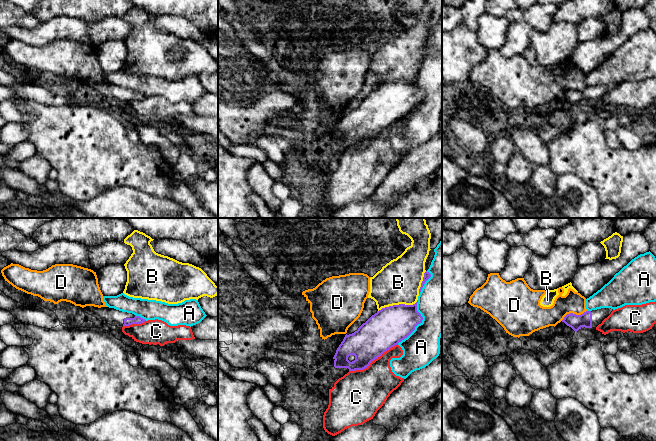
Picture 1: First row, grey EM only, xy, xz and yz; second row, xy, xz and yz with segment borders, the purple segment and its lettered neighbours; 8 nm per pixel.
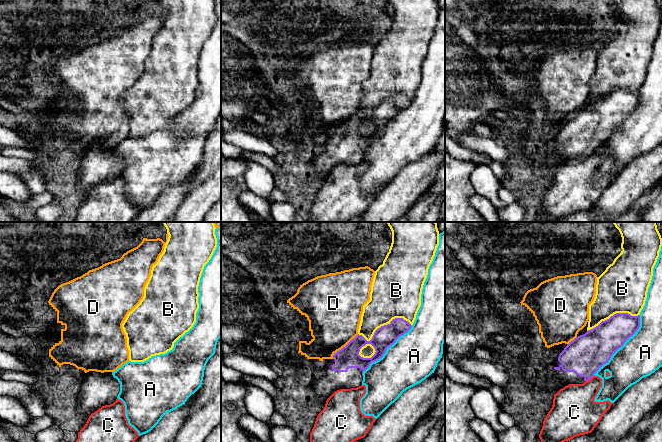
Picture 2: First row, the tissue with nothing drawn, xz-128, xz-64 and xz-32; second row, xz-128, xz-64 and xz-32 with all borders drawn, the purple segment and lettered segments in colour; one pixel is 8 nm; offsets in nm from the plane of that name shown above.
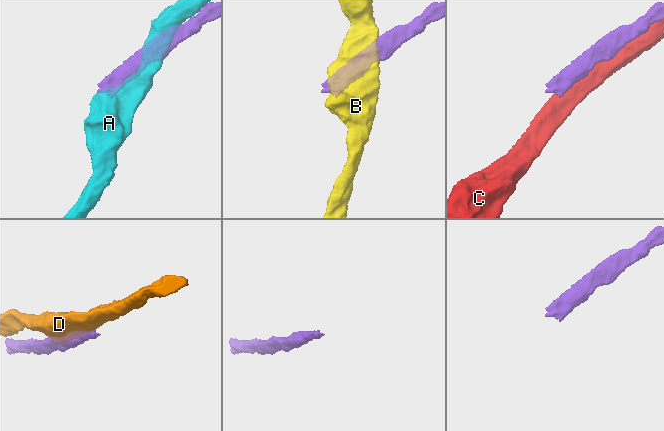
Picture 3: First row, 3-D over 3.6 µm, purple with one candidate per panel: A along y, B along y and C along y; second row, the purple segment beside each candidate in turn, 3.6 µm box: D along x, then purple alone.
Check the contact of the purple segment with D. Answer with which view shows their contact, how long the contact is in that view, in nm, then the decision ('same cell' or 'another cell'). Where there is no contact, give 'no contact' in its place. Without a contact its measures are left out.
meets purple in yz; contact 220 nm long; another cell

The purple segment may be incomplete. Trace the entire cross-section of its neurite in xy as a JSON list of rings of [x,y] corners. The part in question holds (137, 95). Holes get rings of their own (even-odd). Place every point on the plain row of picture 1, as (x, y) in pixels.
[[[86,82],[83,85],[86,89],[92,91],[93,93],[96,93],[102,99],[110,100],[118,104],[132,100],[141,100],[146,97],[140,92],[136,92],[132,89],[122,88],[109,83],[98,84],[94,82]]]

